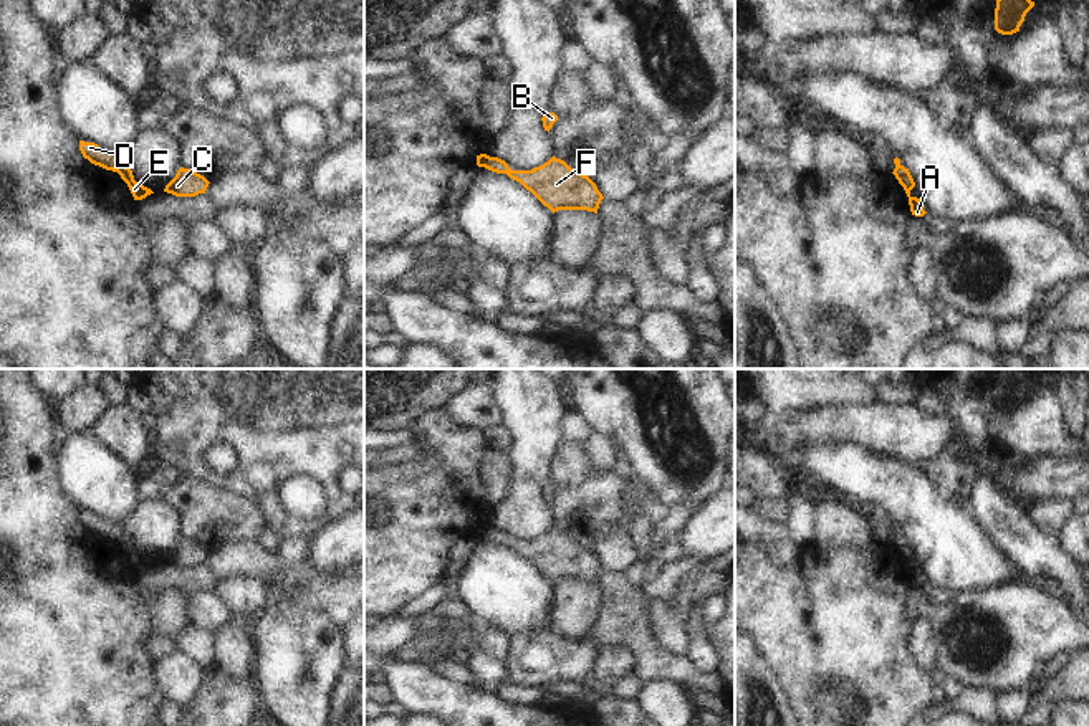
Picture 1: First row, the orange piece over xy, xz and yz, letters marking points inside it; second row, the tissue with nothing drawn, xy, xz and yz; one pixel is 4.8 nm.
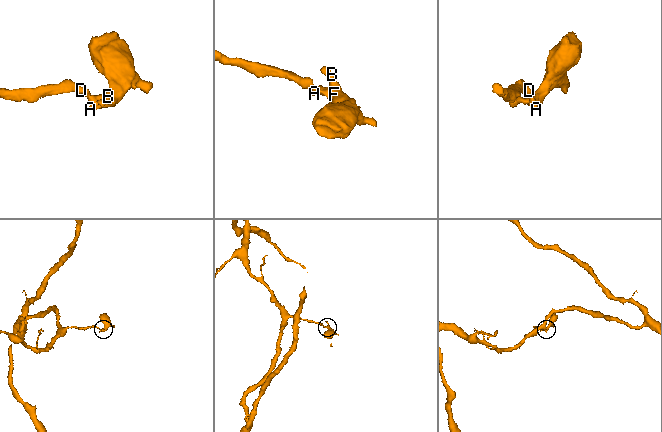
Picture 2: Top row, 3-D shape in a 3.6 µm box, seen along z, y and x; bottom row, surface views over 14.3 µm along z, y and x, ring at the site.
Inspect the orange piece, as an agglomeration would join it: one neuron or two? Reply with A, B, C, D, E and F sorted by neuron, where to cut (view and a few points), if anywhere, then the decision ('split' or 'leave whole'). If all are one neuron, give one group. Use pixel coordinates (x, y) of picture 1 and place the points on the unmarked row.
A B C D E F | no cut | leave whole

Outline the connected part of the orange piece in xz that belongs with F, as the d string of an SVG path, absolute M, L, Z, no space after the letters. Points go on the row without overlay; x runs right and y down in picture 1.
M477 526L477 536L497 544L506 544L530 561L553 584L558 580L588 580L597 584L604 569L596 554L584 544L571 539L554 526L531 541L511 541L498 528Z

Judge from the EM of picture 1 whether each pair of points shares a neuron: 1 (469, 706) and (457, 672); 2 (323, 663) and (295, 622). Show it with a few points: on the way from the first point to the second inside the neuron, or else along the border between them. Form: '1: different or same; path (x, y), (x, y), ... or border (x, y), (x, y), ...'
1: different; border (427, 663), (441, 675), (475, 687)
2: same; path (313, 654), (295, 632)

